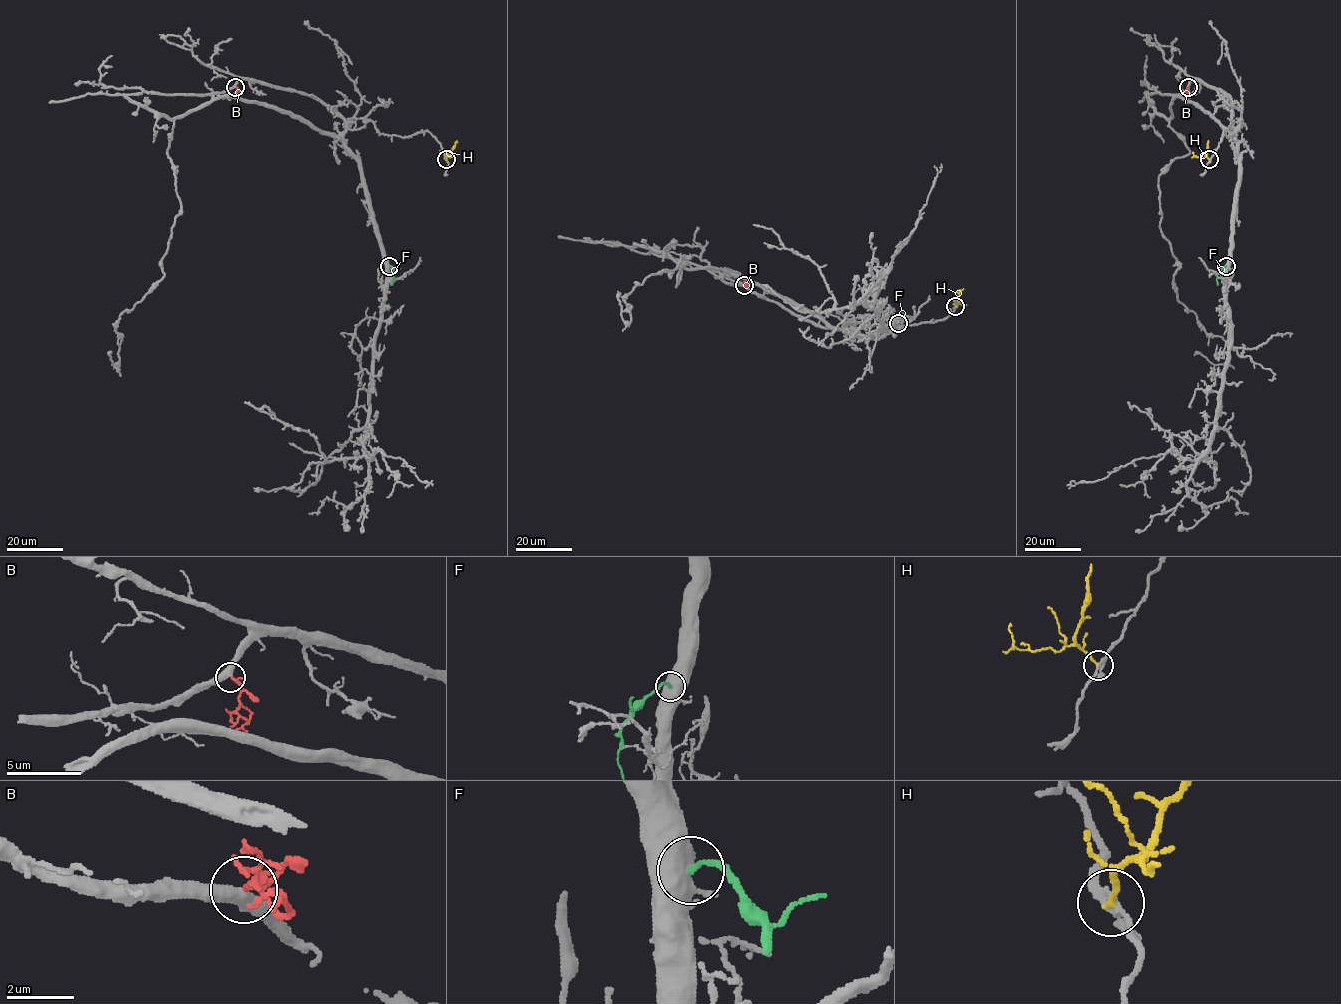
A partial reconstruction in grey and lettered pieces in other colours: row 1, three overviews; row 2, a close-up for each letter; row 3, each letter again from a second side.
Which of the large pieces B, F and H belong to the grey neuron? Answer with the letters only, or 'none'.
B

